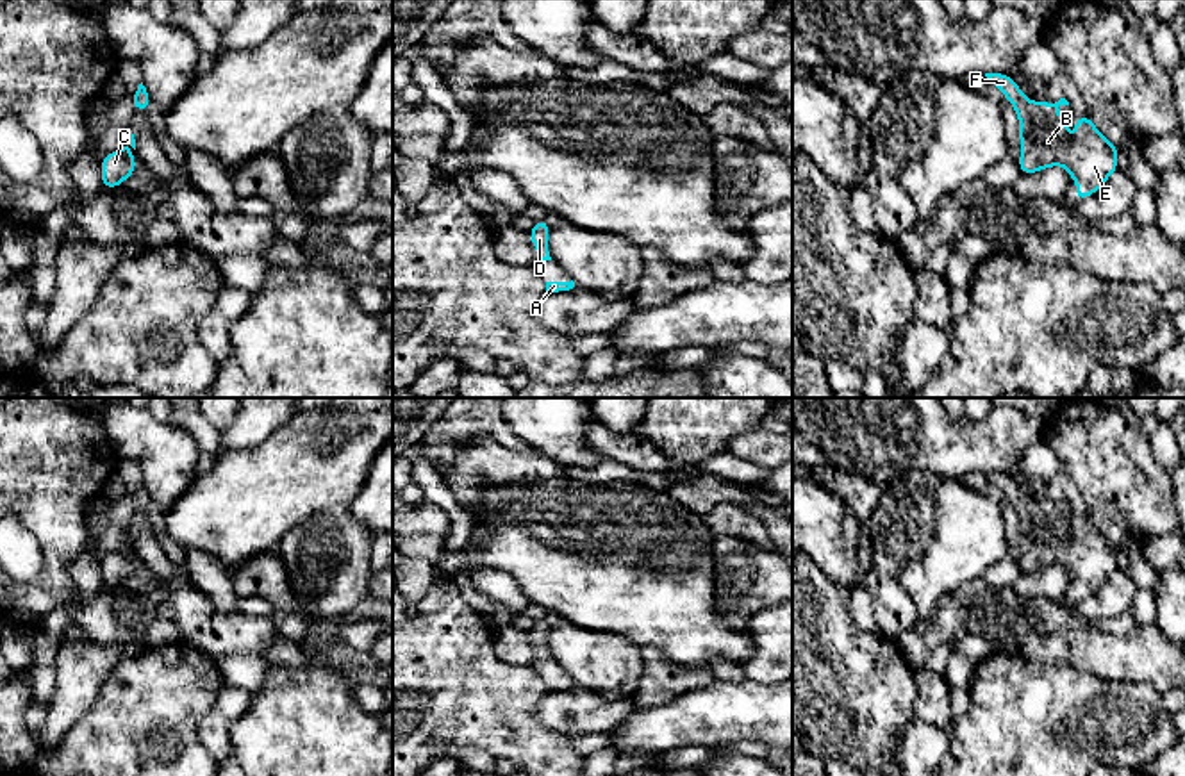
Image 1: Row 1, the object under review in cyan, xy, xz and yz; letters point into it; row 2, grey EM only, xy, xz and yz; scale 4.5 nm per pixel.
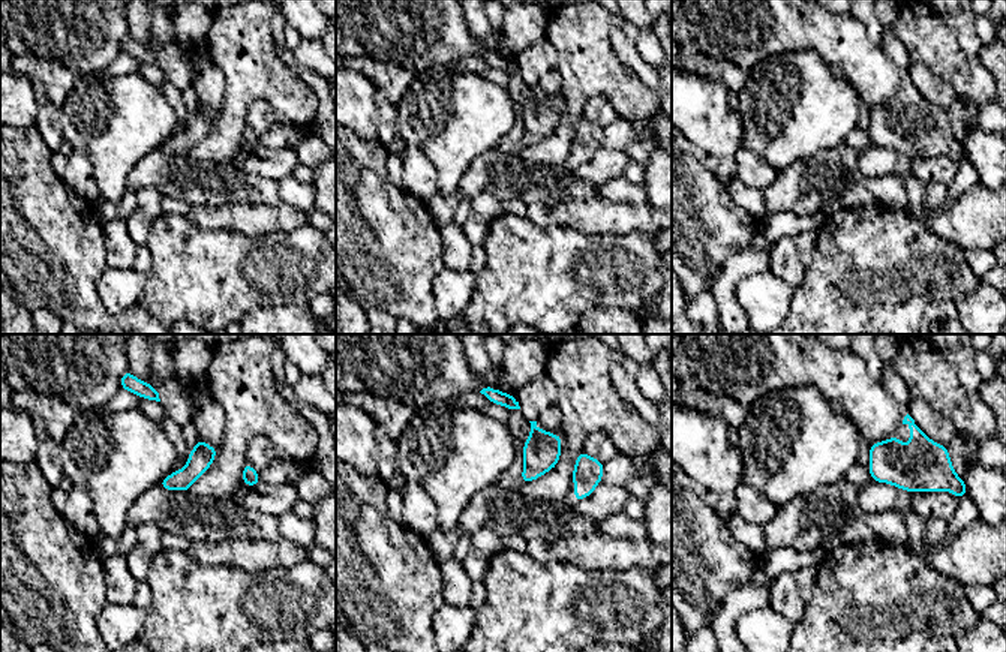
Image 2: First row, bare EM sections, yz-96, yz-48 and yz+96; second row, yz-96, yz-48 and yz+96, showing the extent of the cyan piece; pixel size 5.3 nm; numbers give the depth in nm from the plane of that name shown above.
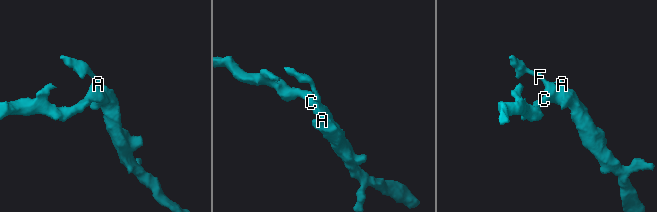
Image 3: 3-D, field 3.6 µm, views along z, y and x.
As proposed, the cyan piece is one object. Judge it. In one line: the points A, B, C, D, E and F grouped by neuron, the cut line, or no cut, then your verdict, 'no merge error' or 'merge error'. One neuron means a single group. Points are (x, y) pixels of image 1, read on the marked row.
A B C D E F; no cut; no merge error

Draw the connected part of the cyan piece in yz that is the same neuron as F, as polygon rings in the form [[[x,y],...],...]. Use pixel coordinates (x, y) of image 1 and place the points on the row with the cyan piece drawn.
[[[985,73],[998,86],[1019,116],[1019,169],[1037,173],[1049,166],[1064,166],[1076,180],[1076,200],[1094,194],[1117,171],[1117,150],[1090,121],[1076,116],[1076,144],[1071,144],[1069,128],[1055,109],[1069,105],[1065,98],[1055,103],[1032,102],[1010,75]]]

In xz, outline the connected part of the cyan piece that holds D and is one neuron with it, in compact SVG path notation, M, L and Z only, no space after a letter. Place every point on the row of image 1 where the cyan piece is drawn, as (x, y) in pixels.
M539 219L539 221L535 221L535 227L528 232L528 235L537 250L539 260L551 260L548 244L546 244L550 228L551 227L546 223L546 219Z

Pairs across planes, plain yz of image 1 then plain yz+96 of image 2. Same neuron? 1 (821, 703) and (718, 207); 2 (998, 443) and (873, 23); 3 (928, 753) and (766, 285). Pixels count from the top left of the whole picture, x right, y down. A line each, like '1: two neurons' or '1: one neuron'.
1: one neuron
2: two neurons
3: one neuron

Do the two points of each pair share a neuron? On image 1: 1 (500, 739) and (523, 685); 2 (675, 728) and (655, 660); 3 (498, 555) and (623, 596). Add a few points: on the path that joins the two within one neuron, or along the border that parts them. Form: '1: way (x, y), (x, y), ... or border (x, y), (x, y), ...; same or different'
1: way (500, 726), (500, 709), (511, 698); same
2: border (712, 682), (673, 698); different
3: way (529, 555), (559, 555), (593, 568); same

